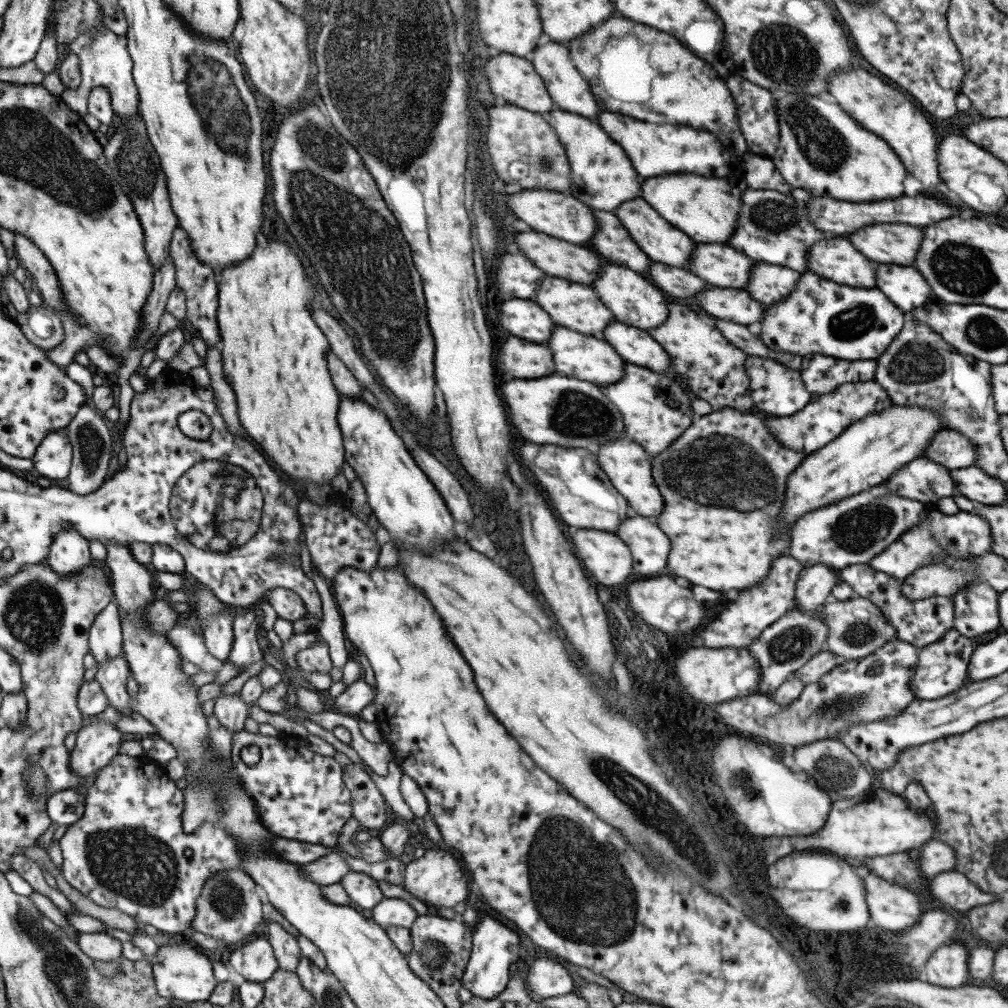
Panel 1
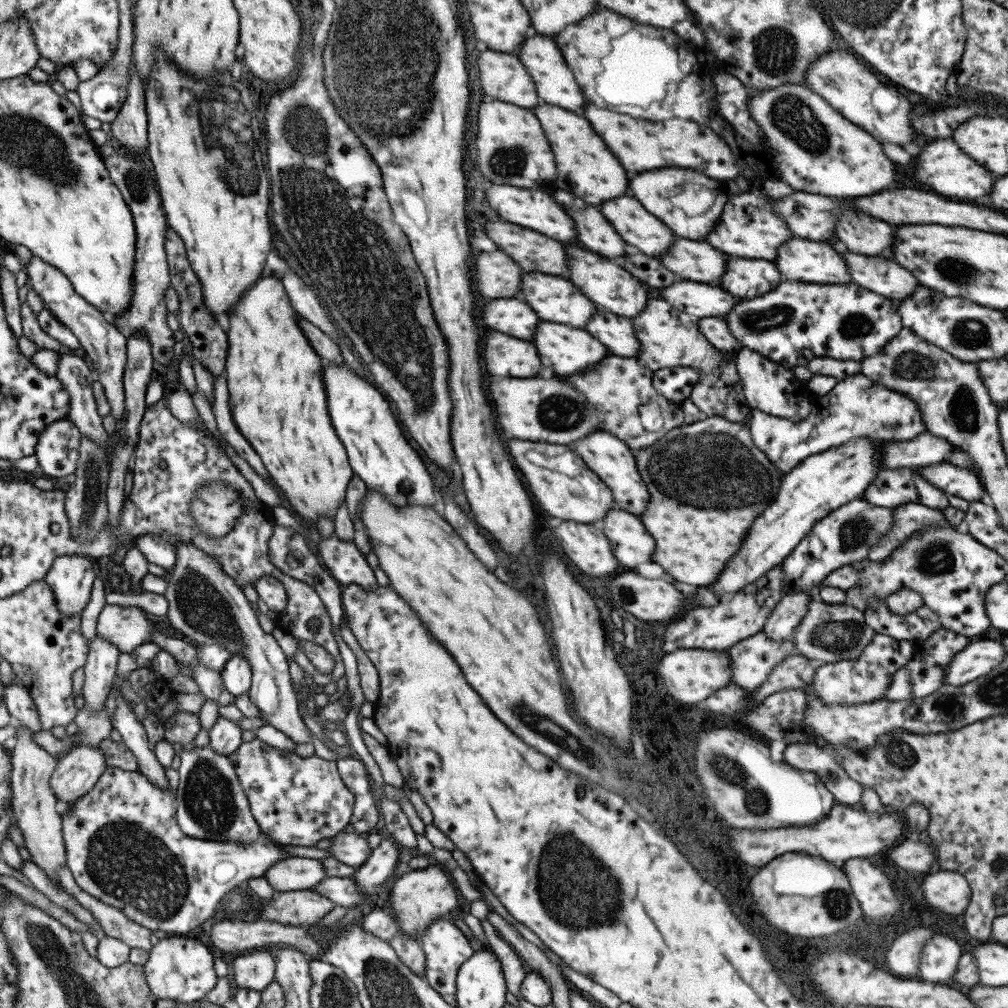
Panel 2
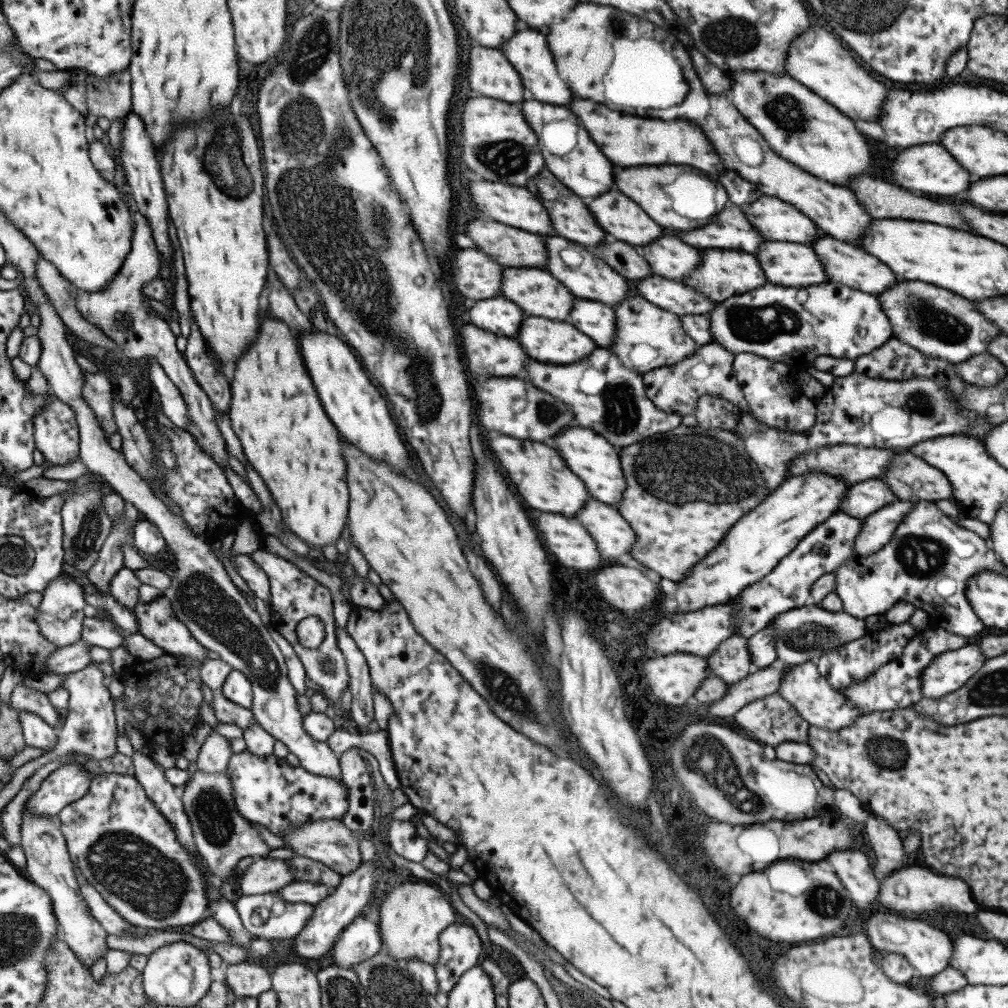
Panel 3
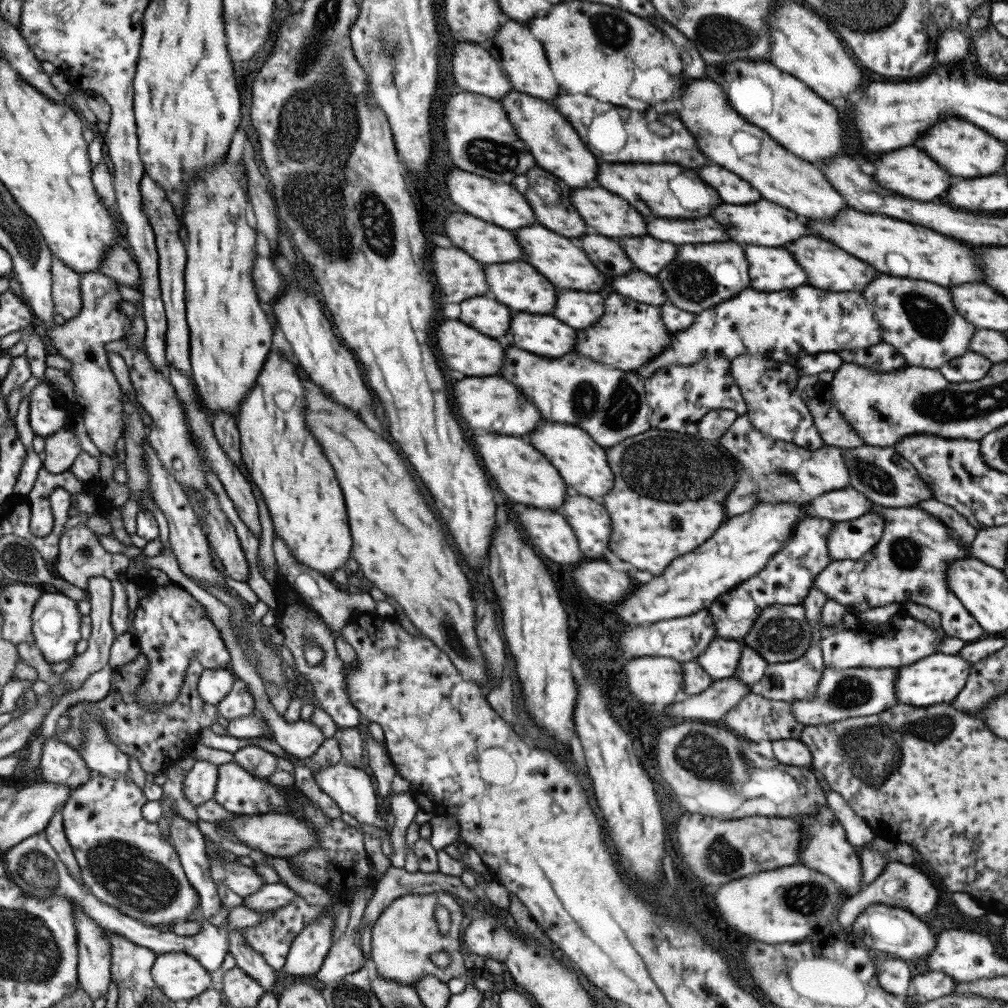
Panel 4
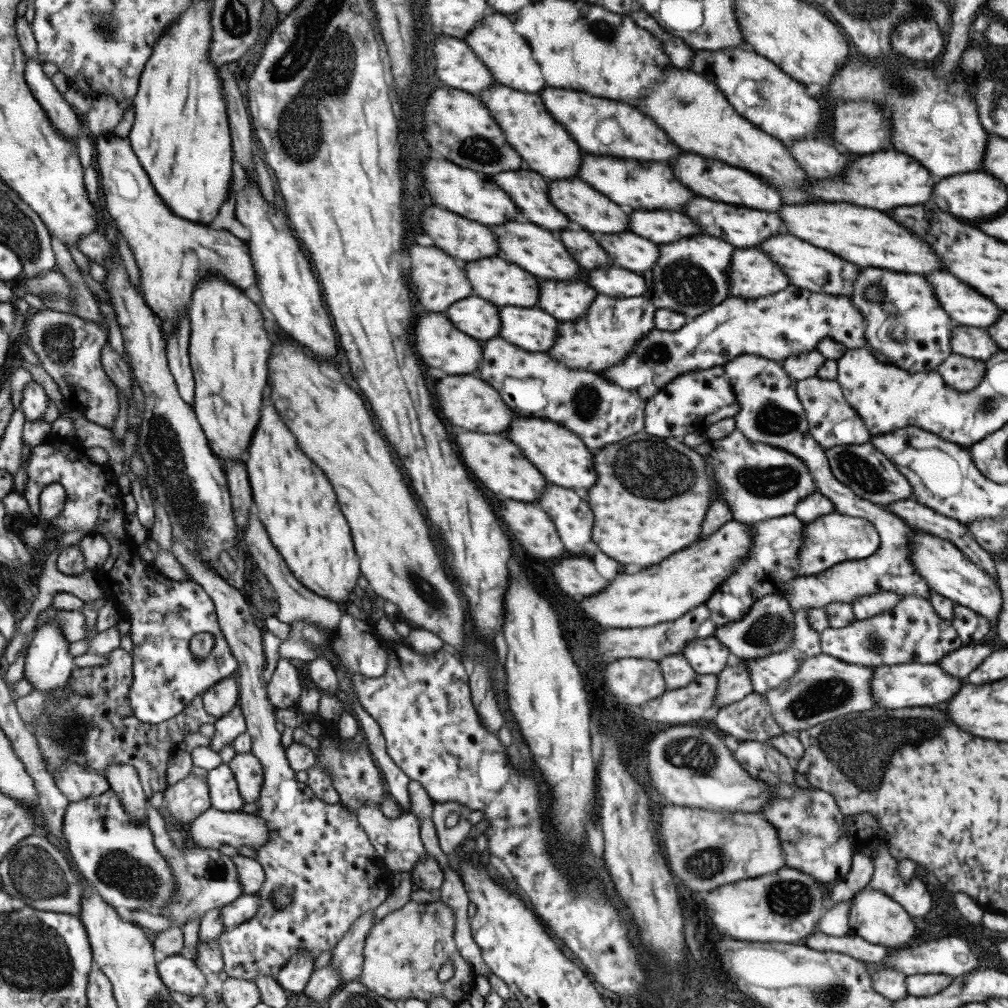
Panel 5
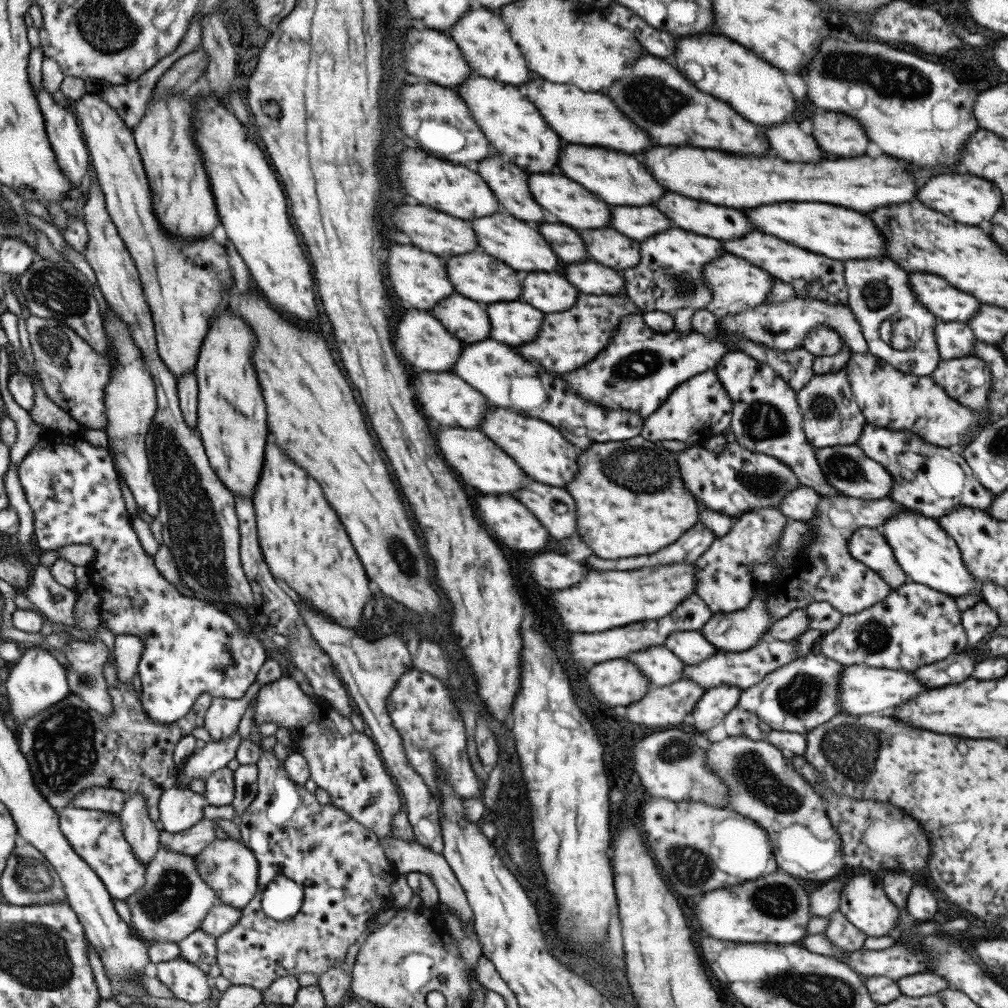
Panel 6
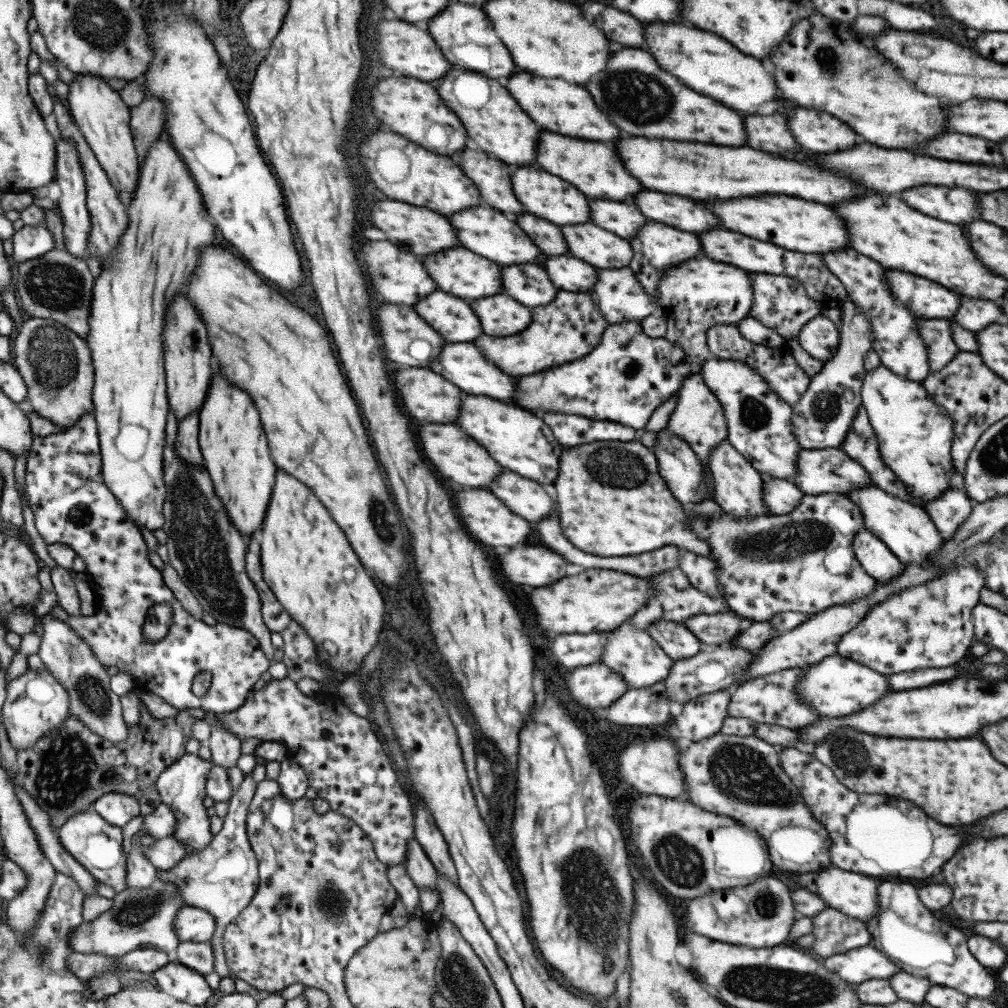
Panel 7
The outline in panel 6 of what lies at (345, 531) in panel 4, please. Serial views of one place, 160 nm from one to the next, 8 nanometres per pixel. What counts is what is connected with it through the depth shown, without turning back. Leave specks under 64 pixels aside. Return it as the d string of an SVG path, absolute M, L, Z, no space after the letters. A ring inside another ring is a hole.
M268 438L265 443L264 465L262 466L256 488L254 488L251 496L254 517L256 520L256 537L258 538L258 545L261 554L263 555L263 560L267 565L269 574L271 574L273 578L277 578L277 580L285 582L285 586L287 586L287 588L291 588L291 590L297 594L297 598L299 600L303 600L305 605L309 605L311 609L315 609L319 615L323 615L323 617L331 619L333 623L337 623L337 625L341 627L355 629L359 624L361 624L361 613L363 613L363 607L367 605L367 600L371 598L371 592L369 592L369 586L367 586L365 572L363 572L363 568L361 568L361 564L359 564L359 560L357 560L357 556L355 556L355 550L353 550L353 548L351 548L351 544L349 544L349 538L347 538L347 534L345 534L343 526L339 524L337 516L333 514L333 510L331 510L331 508L329 508L329 504L325 502L325 498L323 498L323 494L321 494L321 488L319 488L318 482L315 482L313 478L311 478L302 468L299 468L297 464L293 464L291 460L287 460L287 455L284 452L281 452L281 448L277 448L273 442L272 438Z

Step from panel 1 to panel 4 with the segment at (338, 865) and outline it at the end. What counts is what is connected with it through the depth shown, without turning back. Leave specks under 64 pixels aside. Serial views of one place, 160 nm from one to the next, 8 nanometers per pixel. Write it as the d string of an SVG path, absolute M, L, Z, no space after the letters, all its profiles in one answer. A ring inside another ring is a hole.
M208 857L208 873L215 886L223 885L233 894L244 897L257 892L265 884L253 867L241 865L235 858Z

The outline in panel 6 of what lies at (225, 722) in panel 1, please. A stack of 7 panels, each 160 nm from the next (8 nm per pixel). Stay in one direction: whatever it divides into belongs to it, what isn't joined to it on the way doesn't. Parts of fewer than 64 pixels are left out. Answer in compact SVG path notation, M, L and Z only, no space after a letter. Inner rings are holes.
M173 786L164 790L158 800L158 821L162 830L178 833L202 819L202 808L207 805L204 795L188 788Z

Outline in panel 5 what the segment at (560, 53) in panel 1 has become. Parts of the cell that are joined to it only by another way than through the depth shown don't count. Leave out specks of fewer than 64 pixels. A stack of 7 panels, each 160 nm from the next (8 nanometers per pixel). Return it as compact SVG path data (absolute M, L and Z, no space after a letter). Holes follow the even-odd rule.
M501 14L485 16L481 20L481 24L470 30L463 40L486 66L496 84L529 94L539 92L543 88L541 70L535 64L535 60L531 58L531 50L529 50L527 42L513 32L511 22L505 16L501 16Z

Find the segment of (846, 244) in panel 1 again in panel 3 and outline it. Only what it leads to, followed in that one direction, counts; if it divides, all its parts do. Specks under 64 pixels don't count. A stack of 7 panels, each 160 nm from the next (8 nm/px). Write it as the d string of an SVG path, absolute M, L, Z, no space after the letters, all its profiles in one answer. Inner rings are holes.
M761 241L755 258L767 283L777 286L805 287L827 282L821 263L809 244Z

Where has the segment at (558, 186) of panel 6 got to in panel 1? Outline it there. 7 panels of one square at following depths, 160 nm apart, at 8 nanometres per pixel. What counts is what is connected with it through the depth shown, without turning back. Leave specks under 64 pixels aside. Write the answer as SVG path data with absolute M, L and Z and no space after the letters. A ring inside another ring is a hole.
M635 198L635 200L629 200L629 202L623 202L623 204L621 204L621 206L617 206L617 210L615 210L615 216L617 216L617 218L619 218L619 222L621 222L621 224L623 224L623 226L625 226L625 230L627 230L627 234L629 234L629 236L631 236L631 238L633 238L633 242L635 242L635 244L637 244L637 246L639 246L639 248L641 248L641 250L643 250L643 252L645 252L645 254L647 254L647 256L649 256L649 260L653 261L653 262L661 262L661 264L667 264L667 266L670 267L677 267L680 268L679 270L683 269L686 270L686 268L683 268L683 266L685 266L685 264L687 264L687 258L689 258L689 254L691 254L691 250L693 250L693 246L695 246L695 244L693 244L693 242L691 242L691 238L689 238L689 236L687 236L687 234L683 234L683 232L681 232L681 230L677 230L677 228L673 228L673 226L671 226L671 224L667 224L667 222L665 222L665 220L663 220L663 218L661 218L661 216L657 216L657 212L655 212L655 210L653 210L653 208L651 208L651 206L647 206L647 204L645 204L645 202L643 202L643 200L641 200L641 198Z

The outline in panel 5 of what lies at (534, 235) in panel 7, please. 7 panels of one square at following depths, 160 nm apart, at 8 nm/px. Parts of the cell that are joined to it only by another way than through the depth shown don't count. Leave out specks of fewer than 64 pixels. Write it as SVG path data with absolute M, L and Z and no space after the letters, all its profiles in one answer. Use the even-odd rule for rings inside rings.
M563 230L563 232L559 232L559 240L581 268L587 268L587 270L603 268L605 270L611 266L610 258L607 260L607 254L597 246L597 242L589 236L589 232Z

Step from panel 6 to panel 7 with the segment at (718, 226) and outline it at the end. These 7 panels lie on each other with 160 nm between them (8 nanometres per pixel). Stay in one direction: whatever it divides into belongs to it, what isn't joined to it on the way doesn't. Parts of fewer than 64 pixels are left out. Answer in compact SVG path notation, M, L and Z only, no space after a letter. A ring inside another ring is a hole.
M639 192L635 194L635 206L647 220L663 222L667 226L687 230L687 232L705 232L717 228L717 220L701 204L693 204L687 198L659 192Z

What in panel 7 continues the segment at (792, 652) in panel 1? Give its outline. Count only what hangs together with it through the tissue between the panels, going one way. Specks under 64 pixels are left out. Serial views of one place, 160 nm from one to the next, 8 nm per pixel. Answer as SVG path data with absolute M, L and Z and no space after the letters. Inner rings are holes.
M653 622L647 626L646 634L673 661L695 656L699 652L701 642L685 626L675 622Z

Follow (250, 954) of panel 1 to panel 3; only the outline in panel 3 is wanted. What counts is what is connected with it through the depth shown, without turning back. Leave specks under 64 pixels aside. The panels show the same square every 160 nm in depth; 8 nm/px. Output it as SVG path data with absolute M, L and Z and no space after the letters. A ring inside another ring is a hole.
M247 959L228 965L223 982L237 996L259 996L270 989L270 975L256 960Z

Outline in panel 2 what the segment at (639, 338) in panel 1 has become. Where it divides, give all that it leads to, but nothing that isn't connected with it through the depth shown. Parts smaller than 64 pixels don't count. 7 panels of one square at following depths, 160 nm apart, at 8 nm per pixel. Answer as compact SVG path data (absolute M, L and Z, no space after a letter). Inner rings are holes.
M597 308L584 324L583 329L605 346L609 354L636 358L640 344L632 333L630 319Z

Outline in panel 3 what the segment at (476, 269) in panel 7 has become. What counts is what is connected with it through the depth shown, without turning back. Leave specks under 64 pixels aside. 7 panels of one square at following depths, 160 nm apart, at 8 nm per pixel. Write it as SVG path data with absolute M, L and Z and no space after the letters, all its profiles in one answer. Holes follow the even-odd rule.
M505 268L501 274L501 294L517 304L525 314L543 316L549 320L565 320L572 307L571 302L575 300L569 290L561 286L553 276L535 268Z

